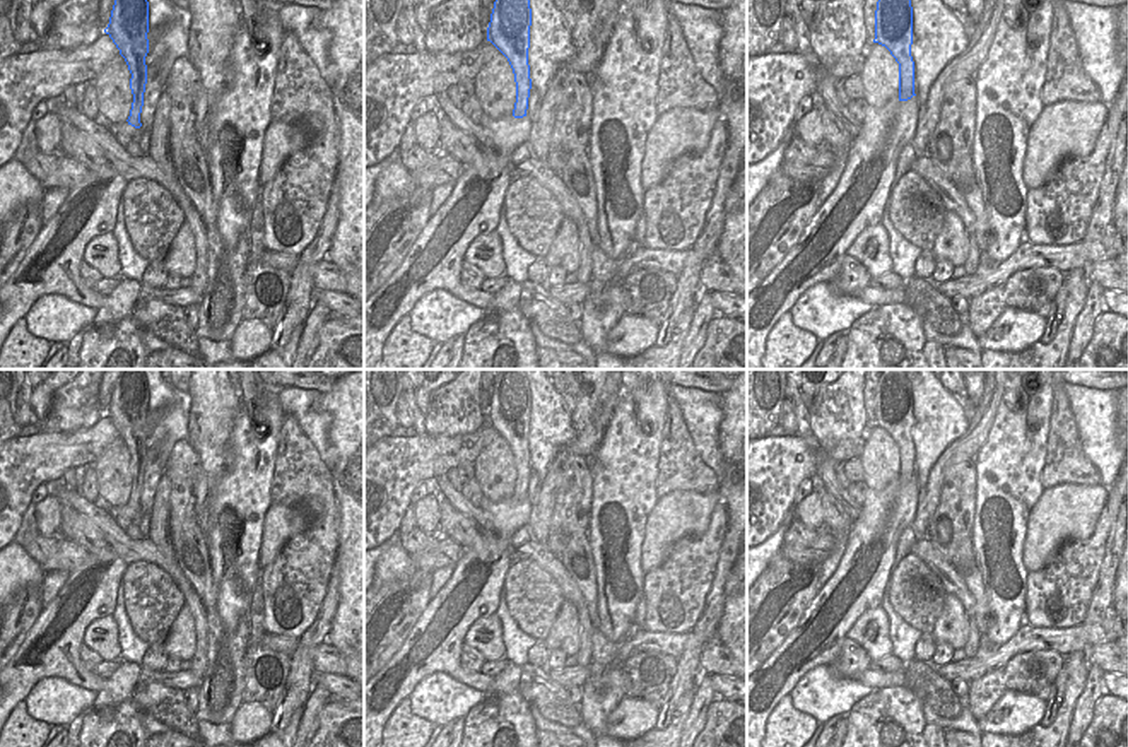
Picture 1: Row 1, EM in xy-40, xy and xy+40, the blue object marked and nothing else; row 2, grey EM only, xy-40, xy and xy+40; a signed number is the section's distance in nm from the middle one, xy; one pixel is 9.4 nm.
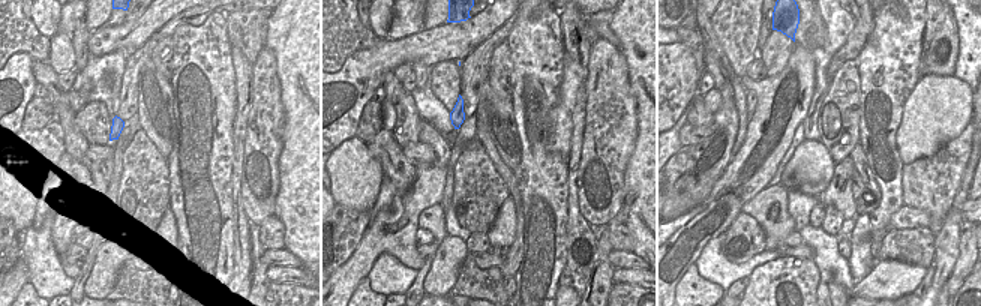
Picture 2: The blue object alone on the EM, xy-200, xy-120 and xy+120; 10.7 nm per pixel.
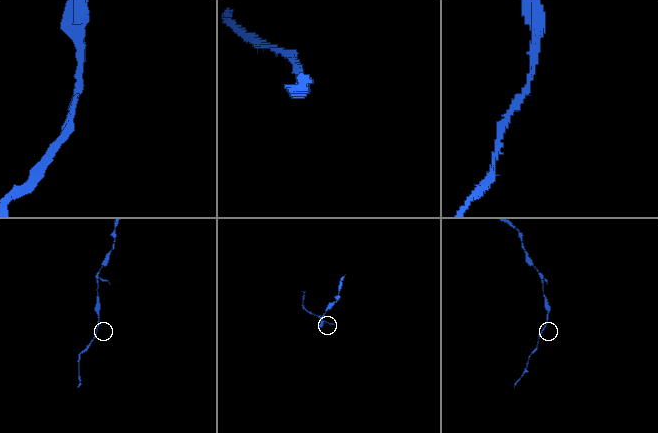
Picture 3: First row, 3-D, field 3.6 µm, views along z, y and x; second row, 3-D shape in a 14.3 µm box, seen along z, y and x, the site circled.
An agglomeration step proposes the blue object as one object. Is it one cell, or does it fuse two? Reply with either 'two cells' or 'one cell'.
two cells

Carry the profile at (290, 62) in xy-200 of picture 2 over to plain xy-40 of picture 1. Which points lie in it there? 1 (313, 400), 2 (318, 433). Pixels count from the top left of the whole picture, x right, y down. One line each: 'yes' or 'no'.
1: no
2: no

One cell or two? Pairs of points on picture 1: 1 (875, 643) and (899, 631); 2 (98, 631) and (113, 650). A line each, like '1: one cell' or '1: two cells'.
1: two cells
2: one cell

